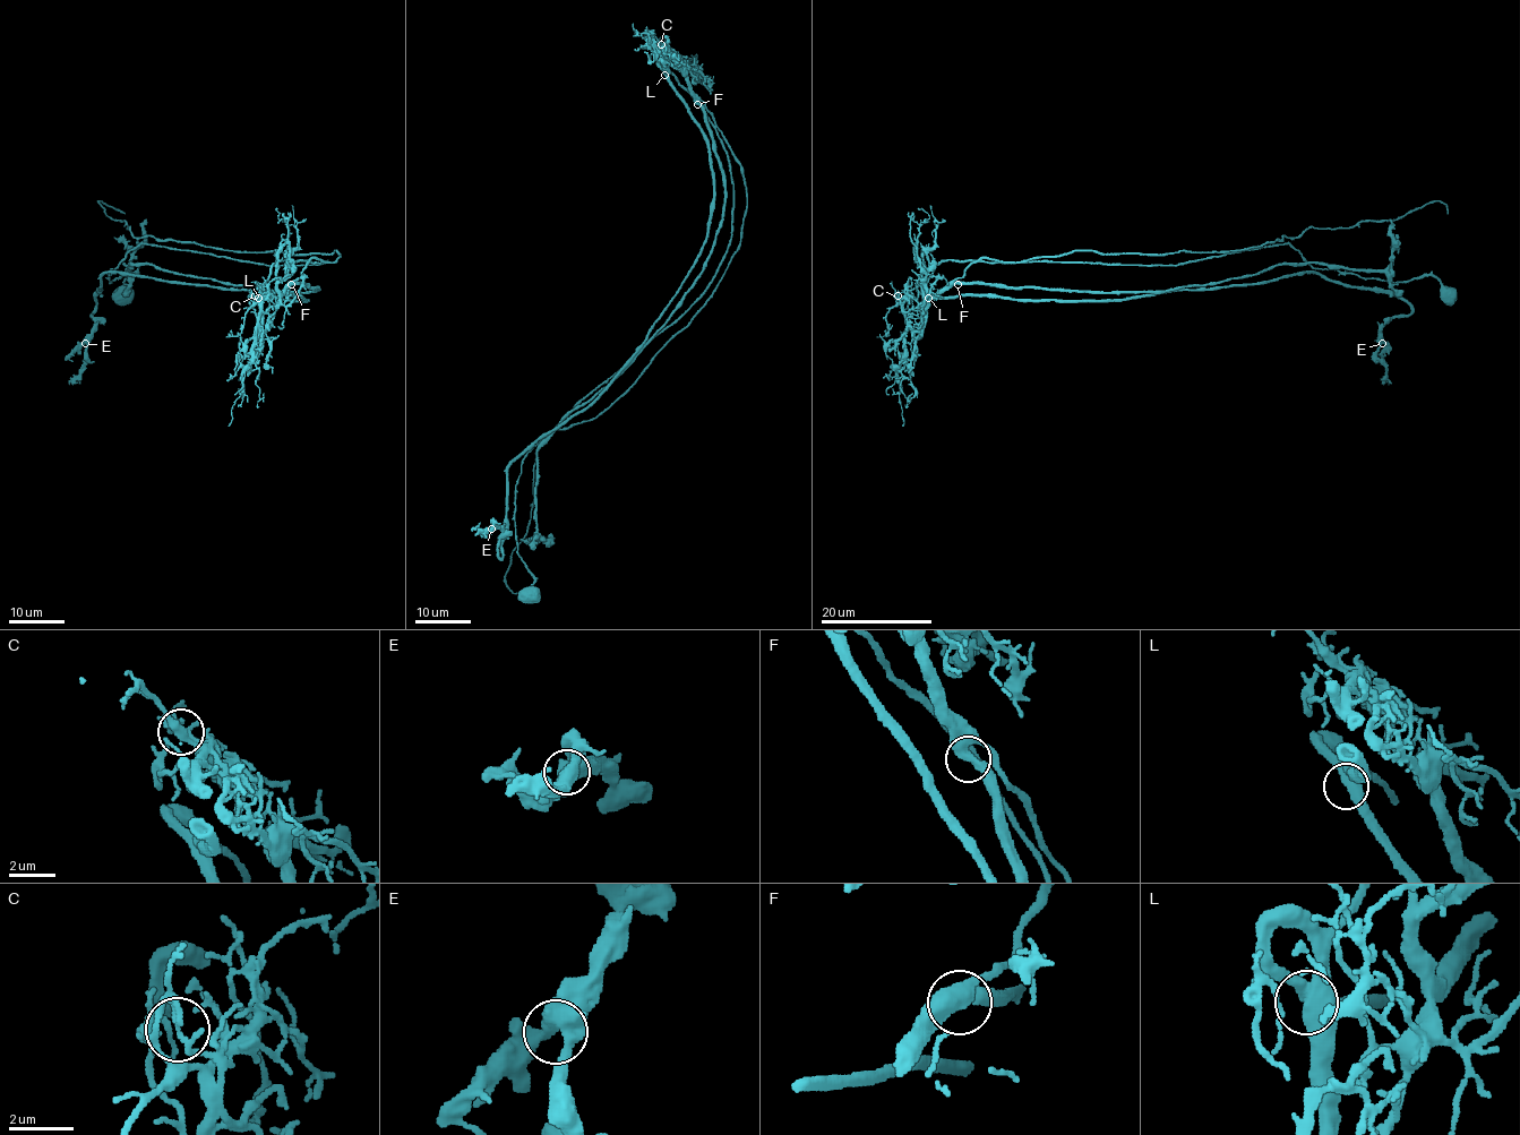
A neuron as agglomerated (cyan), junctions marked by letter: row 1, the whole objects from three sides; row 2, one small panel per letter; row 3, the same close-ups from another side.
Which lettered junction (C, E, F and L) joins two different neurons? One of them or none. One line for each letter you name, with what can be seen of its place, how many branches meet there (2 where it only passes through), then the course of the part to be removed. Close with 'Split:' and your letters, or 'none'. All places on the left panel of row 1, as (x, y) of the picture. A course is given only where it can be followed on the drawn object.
C: (255, 295) | 2 | (254, 297), (268, 310), (312, 258), (340, 256), (135, 237), (99, 203), (125, 213)
Split: C

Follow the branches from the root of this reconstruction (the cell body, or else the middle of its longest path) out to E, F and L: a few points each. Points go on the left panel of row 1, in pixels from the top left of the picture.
E: (125, 295), (109, 274), (142, 243), (326, 261), (271, 267), (263, 298), (306, 300), (105, 273), (85, 343)
F: (125, 295), (128, 277), (110, 283), (109, 274), (142, 243), (265, 265), (326, 261), (308, 261), (291, 284)
L: (125, 295), (128, 277), (110, 283), (109, 274), (142, 243), (265, 265), (326, 261), (277, 260), (258, 298)

